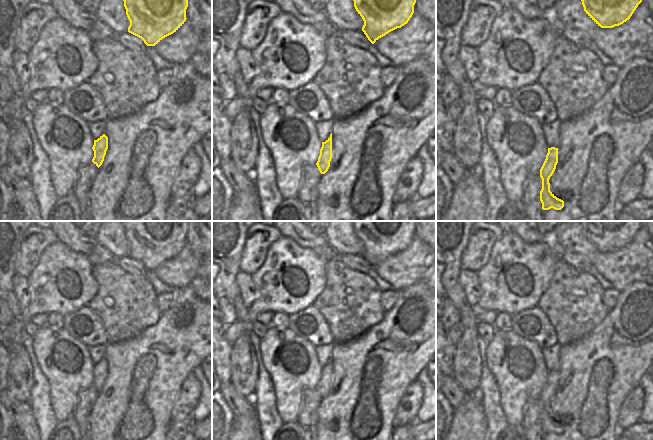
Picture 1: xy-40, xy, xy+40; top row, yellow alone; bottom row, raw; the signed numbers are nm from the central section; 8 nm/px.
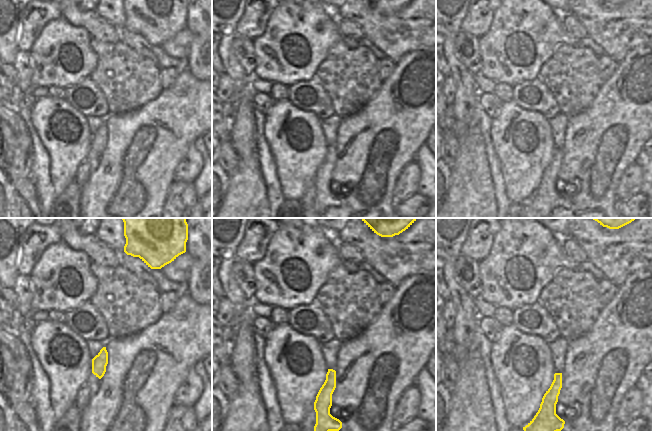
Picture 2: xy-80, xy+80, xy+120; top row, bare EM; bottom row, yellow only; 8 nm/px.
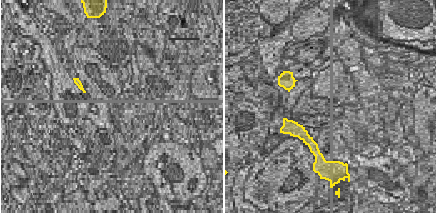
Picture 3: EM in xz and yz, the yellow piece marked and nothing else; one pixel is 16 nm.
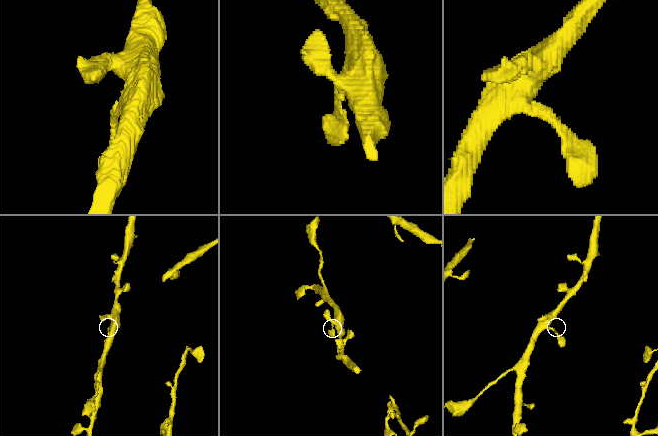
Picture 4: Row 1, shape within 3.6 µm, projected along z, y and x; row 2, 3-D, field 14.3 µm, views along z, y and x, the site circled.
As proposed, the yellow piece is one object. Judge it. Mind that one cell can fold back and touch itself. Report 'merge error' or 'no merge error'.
no merge error

